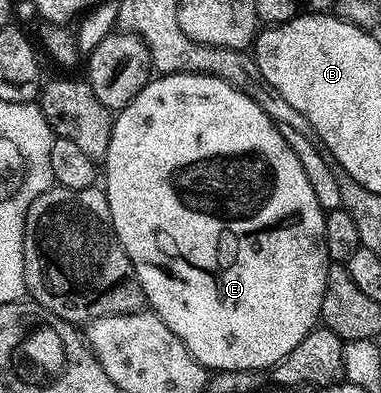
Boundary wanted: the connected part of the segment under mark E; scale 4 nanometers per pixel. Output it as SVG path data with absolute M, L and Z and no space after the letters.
M165 73L147 82L147 86L124 109L118 110L111 127L109 151L105 158L107 185L105 192L109 215L121 247L129 255L150 312L155 313L185 343L188 349L208 371L270 370L305 339L320 324L321 299L325 295L329 258L325 247L325 219L327 213L317 203L313 186L301 167L301 159L273 131L273 122L256 109L245 94L236 93L229 83L200 73Z

